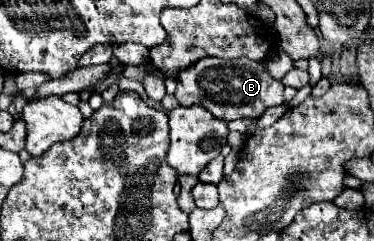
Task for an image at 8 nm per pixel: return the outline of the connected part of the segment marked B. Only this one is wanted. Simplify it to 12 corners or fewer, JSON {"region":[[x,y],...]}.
{"region":[[207,56],[177,76],[181,106],[231,122],[283,104],[265,62]]}

